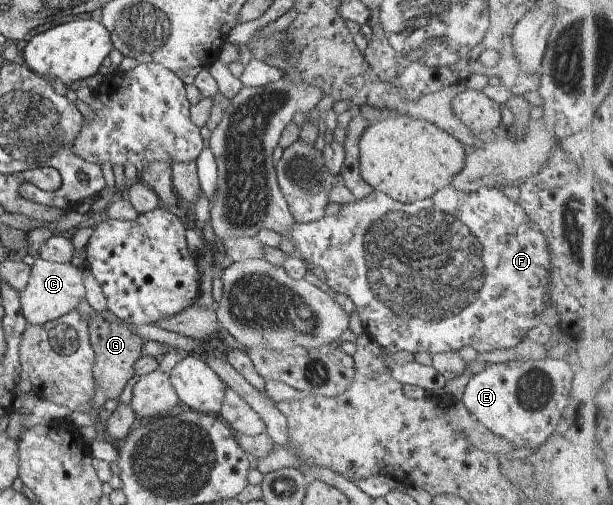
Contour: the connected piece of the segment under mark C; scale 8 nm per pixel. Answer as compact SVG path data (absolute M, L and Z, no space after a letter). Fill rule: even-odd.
M37 258L31 265L26 287L19 292L22 313L28 325L42 325L76 310L85 297L85 277L79 269L78 260L70 262L51 262Z

